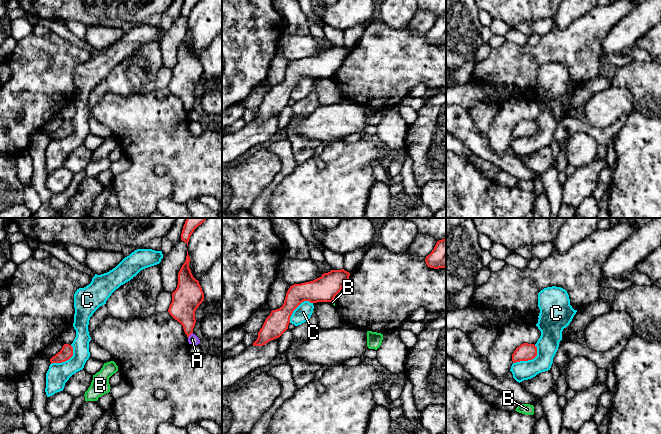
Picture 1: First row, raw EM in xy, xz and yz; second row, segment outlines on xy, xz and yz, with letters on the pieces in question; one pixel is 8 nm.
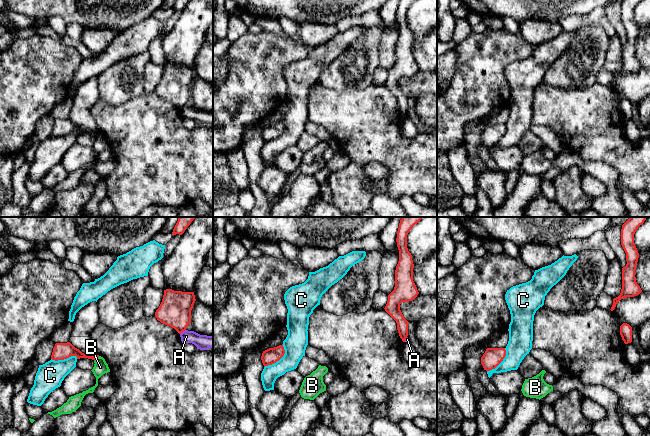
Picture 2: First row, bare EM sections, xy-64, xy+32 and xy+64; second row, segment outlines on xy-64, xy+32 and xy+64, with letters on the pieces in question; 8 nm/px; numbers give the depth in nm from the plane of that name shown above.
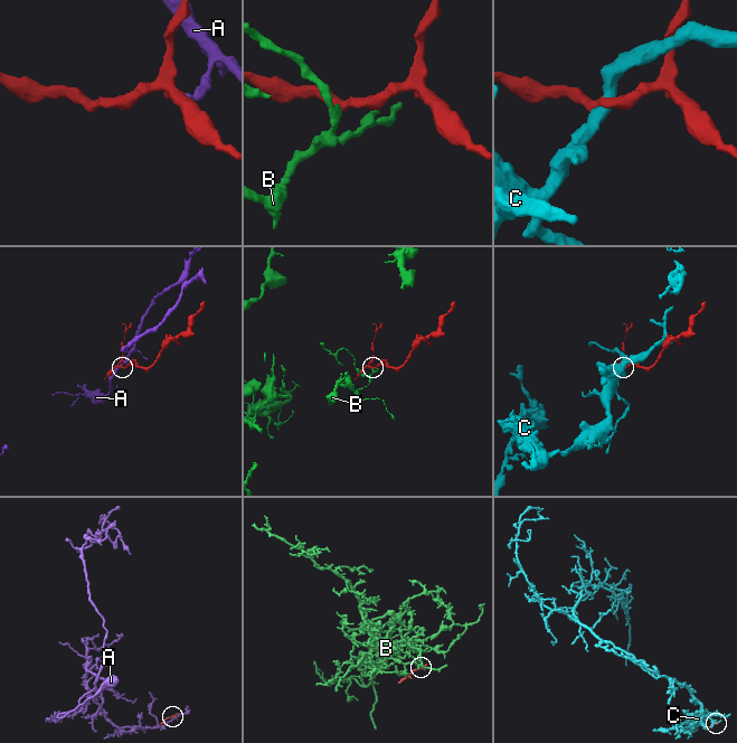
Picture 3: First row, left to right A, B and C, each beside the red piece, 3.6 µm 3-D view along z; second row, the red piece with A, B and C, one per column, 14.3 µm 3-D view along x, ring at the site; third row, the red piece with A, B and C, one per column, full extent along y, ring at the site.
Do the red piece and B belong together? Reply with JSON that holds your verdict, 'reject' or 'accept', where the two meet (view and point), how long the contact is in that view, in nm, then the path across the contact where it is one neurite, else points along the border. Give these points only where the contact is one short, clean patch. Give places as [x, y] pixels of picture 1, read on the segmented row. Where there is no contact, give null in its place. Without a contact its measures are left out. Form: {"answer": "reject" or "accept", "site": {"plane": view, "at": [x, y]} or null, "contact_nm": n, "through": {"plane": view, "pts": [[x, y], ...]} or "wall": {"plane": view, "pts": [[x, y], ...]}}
{"answer": "reject", "site": {"plane": "xz", "at": [332, 300]}, "contact_nm": 40, "wall": {"plane": "xz", "pts": [[333, 299], [331, 302]]}}

